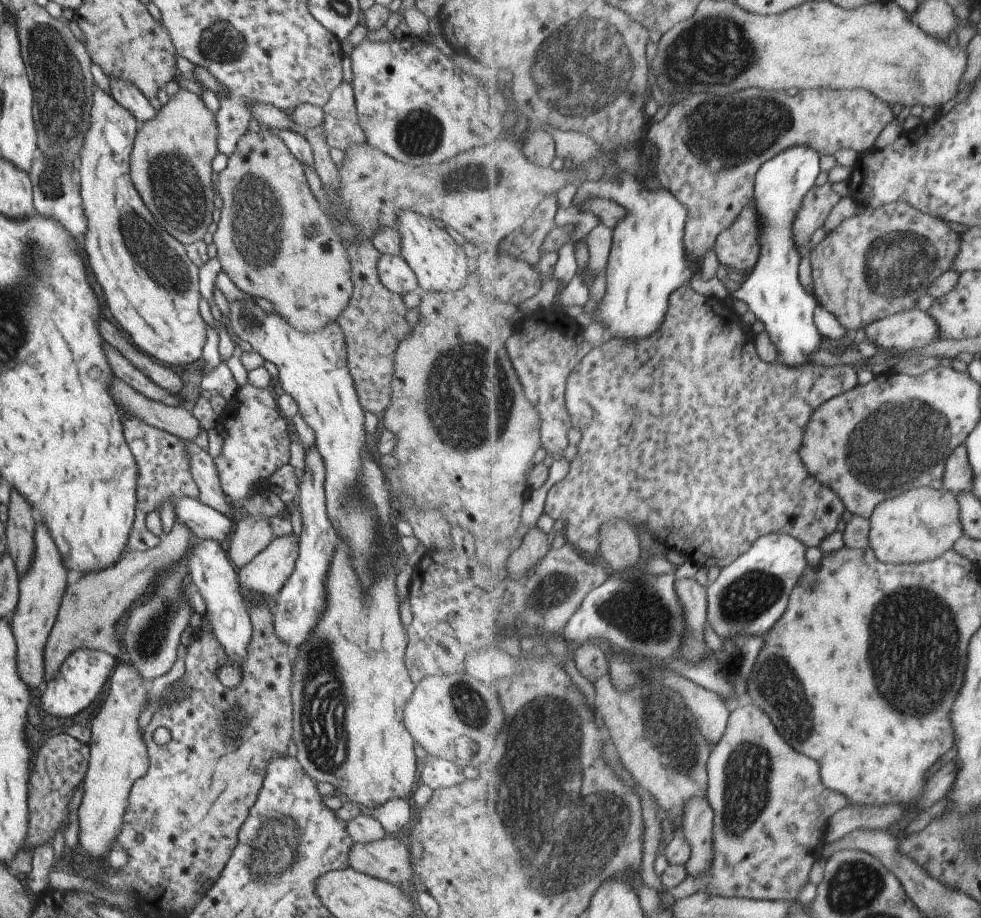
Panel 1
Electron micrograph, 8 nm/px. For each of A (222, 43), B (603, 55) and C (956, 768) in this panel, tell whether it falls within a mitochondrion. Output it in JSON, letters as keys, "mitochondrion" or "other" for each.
{"A":"mitochondrion","B":"mitochondrion","C":"other"}

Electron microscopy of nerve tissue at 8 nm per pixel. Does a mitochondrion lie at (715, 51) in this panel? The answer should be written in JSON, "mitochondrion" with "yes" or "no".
{"mitochondrion":"yes"}

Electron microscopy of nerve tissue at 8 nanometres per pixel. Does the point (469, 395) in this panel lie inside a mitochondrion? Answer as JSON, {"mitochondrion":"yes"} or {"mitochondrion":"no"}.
{"mitochondrion":"yes"}

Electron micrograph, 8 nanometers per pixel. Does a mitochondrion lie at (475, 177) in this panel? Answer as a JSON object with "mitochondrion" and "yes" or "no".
{"mitochondrion":"yes"}

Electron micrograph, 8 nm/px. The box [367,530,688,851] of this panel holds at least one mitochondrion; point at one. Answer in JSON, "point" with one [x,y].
{"point":[638,612]}

